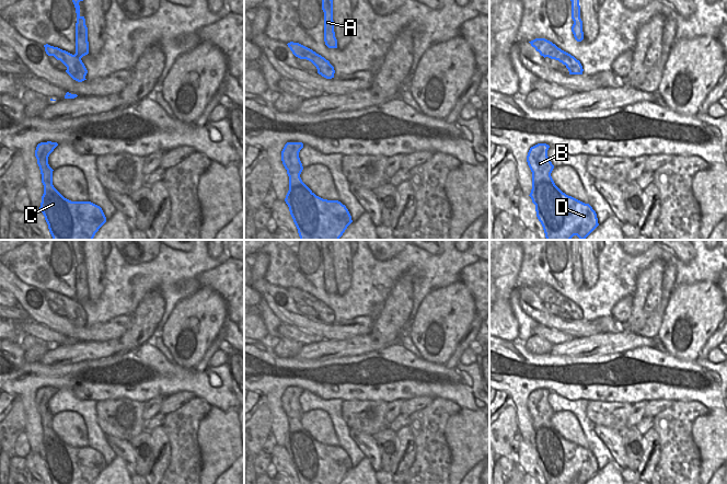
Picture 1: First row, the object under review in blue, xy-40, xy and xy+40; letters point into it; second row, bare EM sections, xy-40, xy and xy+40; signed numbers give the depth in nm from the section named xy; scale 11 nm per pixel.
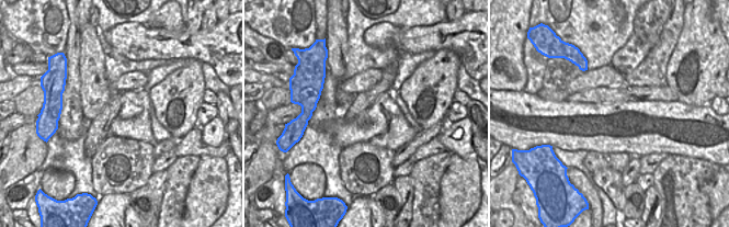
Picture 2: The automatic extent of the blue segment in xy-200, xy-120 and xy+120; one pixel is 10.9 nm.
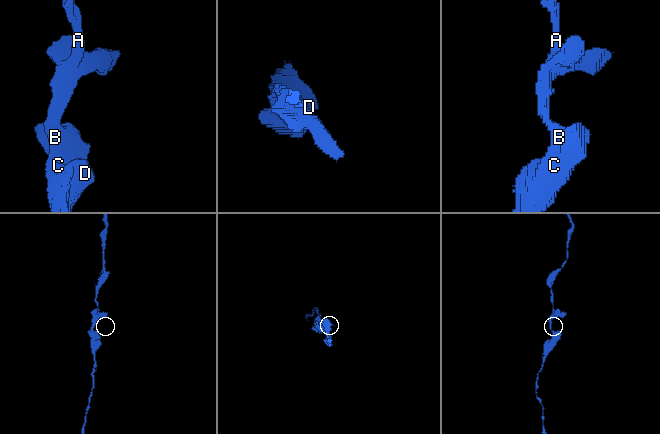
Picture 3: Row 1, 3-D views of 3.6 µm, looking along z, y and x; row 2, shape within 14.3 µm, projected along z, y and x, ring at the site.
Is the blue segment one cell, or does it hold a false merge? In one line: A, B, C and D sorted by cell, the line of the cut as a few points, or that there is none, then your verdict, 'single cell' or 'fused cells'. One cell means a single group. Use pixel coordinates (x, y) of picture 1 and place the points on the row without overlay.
groups A B C D; cut none; single cell

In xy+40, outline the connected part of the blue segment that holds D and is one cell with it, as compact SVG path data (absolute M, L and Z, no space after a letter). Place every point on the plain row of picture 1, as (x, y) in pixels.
M538 389L527 401L532 417L529 441L535 450L536 462L546 484L572 484L574 481L586 484L599 471L597 459L589 449L566 440L555 430L549 393L546 389Z

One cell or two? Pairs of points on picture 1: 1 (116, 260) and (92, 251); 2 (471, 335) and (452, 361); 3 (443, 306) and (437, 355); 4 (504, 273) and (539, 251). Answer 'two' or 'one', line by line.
1: two
2: one
3: one
4: two

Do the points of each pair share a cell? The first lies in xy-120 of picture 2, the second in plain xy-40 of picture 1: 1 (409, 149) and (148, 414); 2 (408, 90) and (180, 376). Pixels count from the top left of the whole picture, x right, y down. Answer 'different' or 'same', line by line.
1: same
2: different

